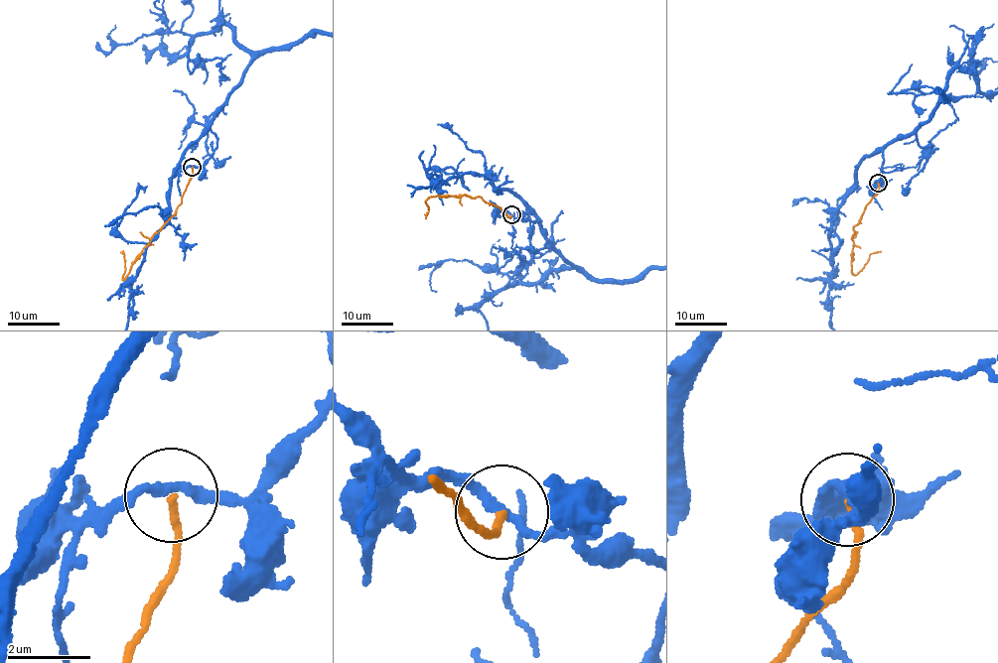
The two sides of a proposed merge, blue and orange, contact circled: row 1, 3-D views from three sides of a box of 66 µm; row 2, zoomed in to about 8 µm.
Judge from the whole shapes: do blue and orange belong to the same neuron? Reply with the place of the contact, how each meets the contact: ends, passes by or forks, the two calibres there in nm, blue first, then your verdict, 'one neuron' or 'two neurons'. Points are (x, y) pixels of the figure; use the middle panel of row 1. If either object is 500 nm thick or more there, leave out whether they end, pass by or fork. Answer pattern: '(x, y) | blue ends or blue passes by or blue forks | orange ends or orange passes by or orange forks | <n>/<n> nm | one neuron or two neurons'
(511, 214) | blue passes by | orange ends | 240/170 nm | two neurons

